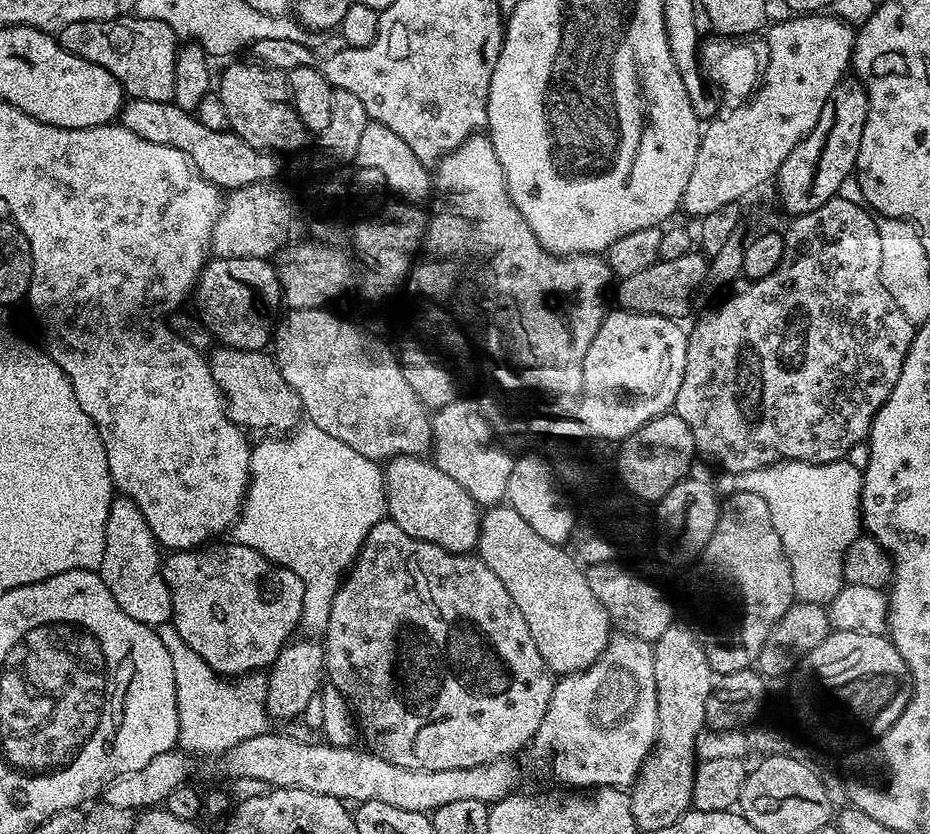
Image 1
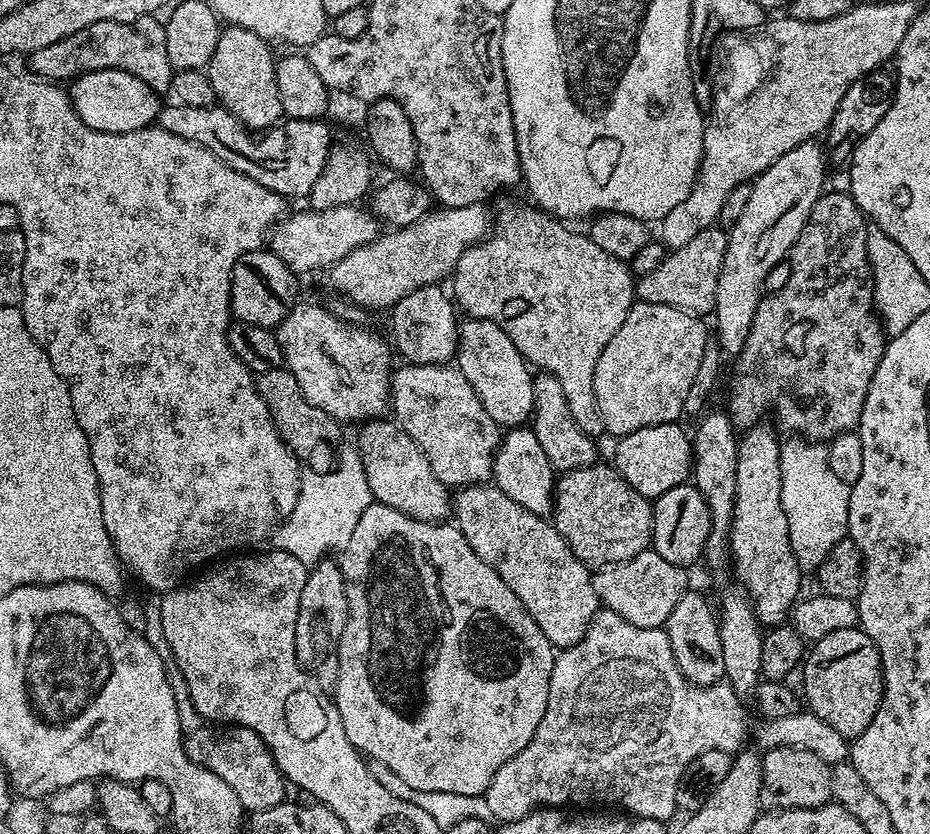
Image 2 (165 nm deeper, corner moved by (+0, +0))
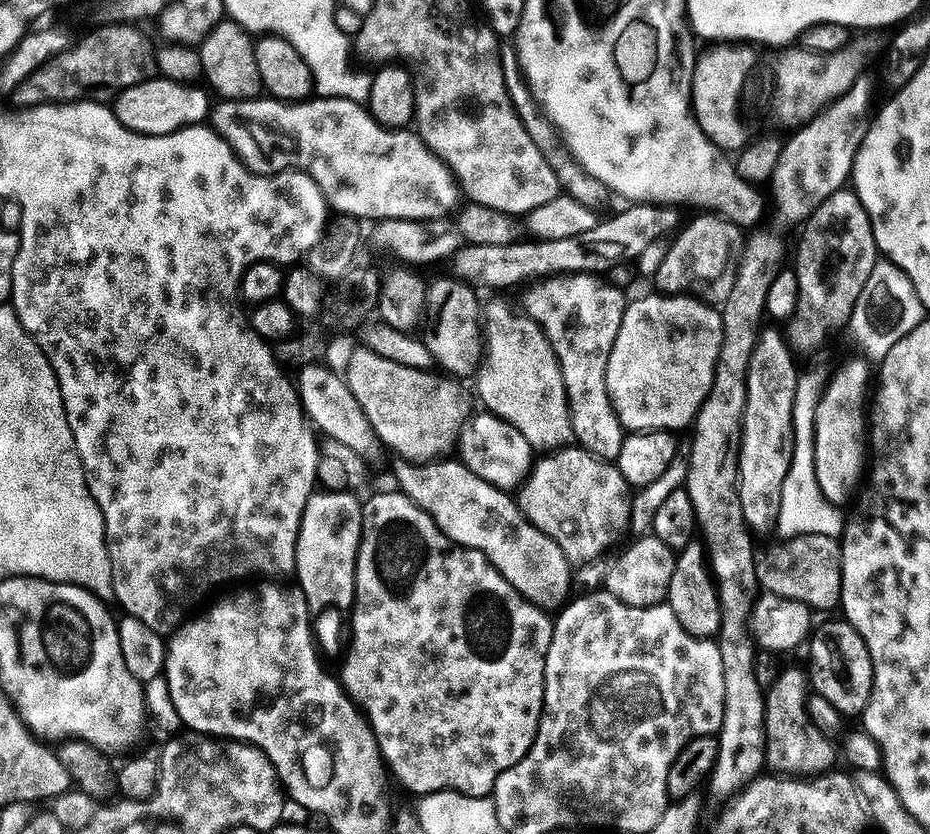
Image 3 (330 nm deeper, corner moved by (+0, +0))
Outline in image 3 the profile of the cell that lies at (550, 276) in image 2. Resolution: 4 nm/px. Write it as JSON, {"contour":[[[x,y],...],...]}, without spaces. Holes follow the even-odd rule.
{"contour":[[[576,270],[571,274],[552,274],[540,278],[524,296],[523,311],[544,331],[544,337],[550,342],[554,354],[560,363],[562,378],[568,395],[570,422],[574,426],[575,443],[592,457],[599,460],[615,461],[622,450],[622,442],[626,429],[620,424],[618,414],[612,408],[606,390],[606,362],[610,358],[610,350],[614,346],[614,338],[618,338],[618,326],[622,326],[622,314],[626,307],[626,299],[612,284],[591,276],[591,271]]]}

